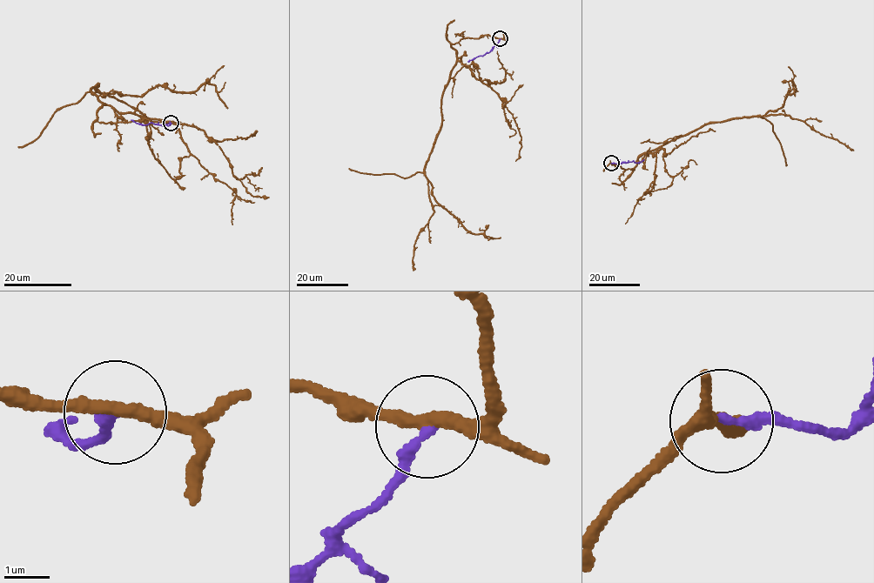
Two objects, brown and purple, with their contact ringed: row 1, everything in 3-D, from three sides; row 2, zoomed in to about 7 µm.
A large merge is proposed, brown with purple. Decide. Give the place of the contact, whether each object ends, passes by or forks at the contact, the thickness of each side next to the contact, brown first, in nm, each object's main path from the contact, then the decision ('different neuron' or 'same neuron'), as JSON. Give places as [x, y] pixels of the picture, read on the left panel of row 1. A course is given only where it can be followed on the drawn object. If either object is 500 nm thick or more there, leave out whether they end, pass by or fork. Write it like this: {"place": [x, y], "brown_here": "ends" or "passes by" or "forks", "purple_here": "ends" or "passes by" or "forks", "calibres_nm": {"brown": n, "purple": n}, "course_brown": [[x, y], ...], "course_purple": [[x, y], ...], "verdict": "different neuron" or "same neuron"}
{"place": [171, 123], "brown_here": "passes by", "purple_here": "ends", "calibres_nm": {"brown": 280, "purple": 240}, "course_brown": [[171, 123], [100, 123], [105, 105], [91, 88], [99, 85], [144, 115], [153, 155], [183, 190]], "course_purple": [[171, 123], [167, 125], [151, 122], [138, 124], [131, 119]], "verdict": "different neuron"}

